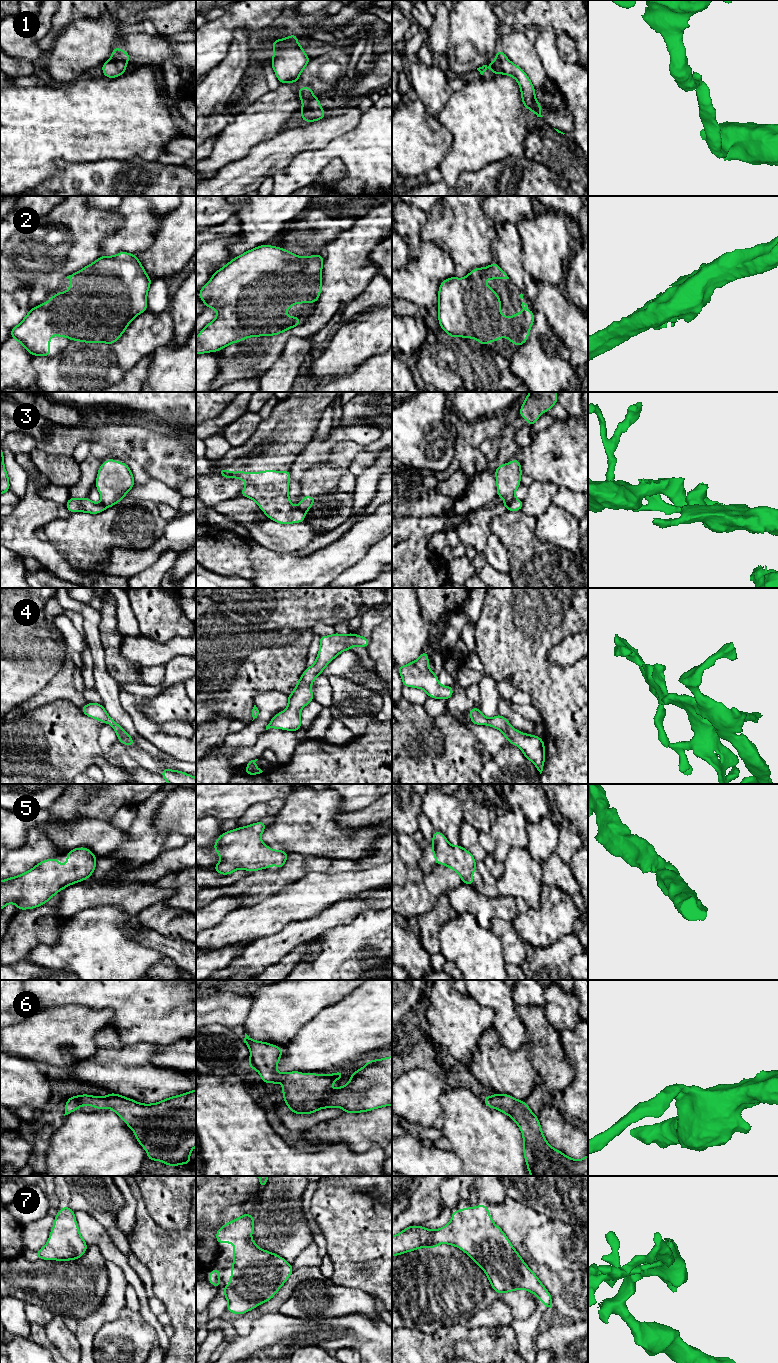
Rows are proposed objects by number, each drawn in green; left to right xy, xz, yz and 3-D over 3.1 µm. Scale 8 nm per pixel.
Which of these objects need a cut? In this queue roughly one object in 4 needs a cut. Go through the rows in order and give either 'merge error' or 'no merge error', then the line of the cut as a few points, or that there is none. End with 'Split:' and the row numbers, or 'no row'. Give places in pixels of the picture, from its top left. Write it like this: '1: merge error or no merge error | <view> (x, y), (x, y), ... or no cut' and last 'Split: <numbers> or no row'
1: no merge error | no cut
2: no merge error | no cut
3: merge error | yz (515, 498), (506, 508)
4: no merge error | no cut
5: no merge error | no cut
6: no merge error | no cut
7: no merge error | no cut
Split: 3

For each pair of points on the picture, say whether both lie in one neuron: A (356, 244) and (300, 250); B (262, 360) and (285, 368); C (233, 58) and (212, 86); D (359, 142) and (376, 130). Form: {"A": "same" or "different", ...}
{"A": "different", "B": "different", "C": "same", "D": "same"}

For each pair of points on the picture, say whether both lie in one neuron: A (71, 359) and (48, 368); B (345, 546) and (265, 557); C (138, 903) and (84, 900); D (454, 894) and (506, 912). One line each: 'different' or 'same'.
A: same
B: same
C: same
D: same

